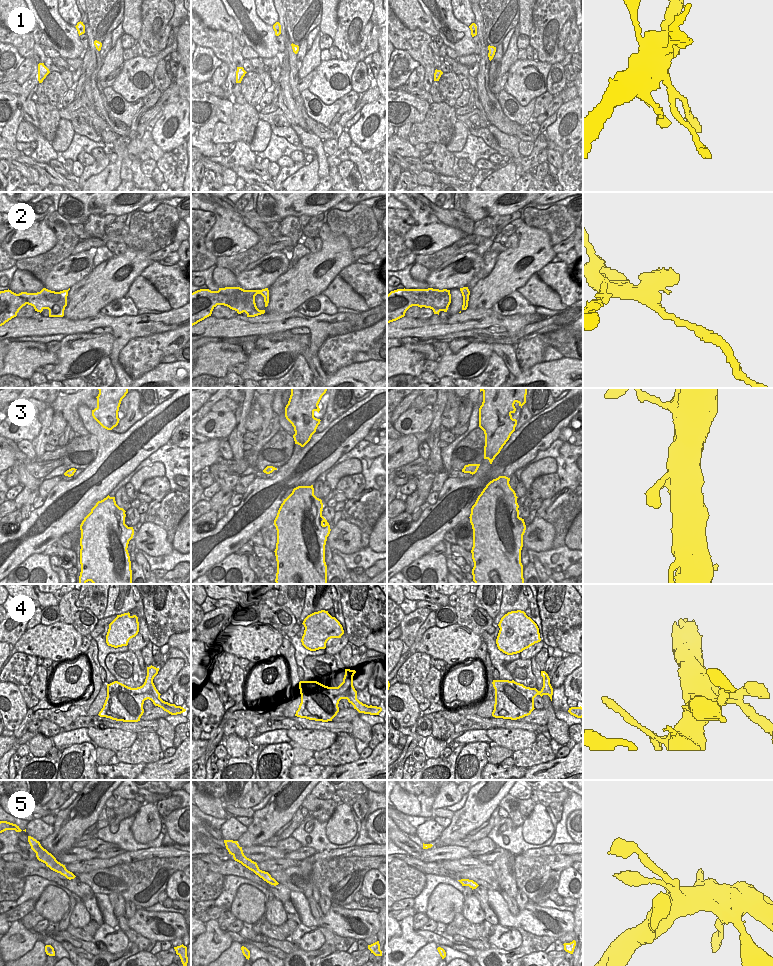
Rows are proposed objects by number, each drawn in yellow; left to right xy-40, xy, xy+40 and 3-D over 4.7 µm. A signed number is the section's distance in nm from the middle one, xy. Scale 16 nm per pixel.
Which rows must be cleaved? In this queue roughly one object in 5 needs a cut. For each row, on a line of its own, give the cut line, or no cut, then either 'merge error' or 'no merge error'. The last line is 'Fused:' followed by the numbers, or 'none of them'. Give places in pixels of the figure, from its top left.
1: no cut; no merge error
2: cut in xy along (247, 293), (242, 299), (231, 300), (228, 306); merge error
3: no cut; no merge error
4: no cut; no merge error
5: no cut; no merge error
Fused: 2

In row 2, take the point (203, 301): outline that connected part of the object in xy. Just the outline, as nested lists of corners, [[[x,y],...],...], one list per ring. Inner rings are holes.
[[[240,287],[219,288],[218,291],[200,289],[191,293],[191,326],[211,316],[217,305],[229,307],[232,300],[243,300],[247,293]]]

